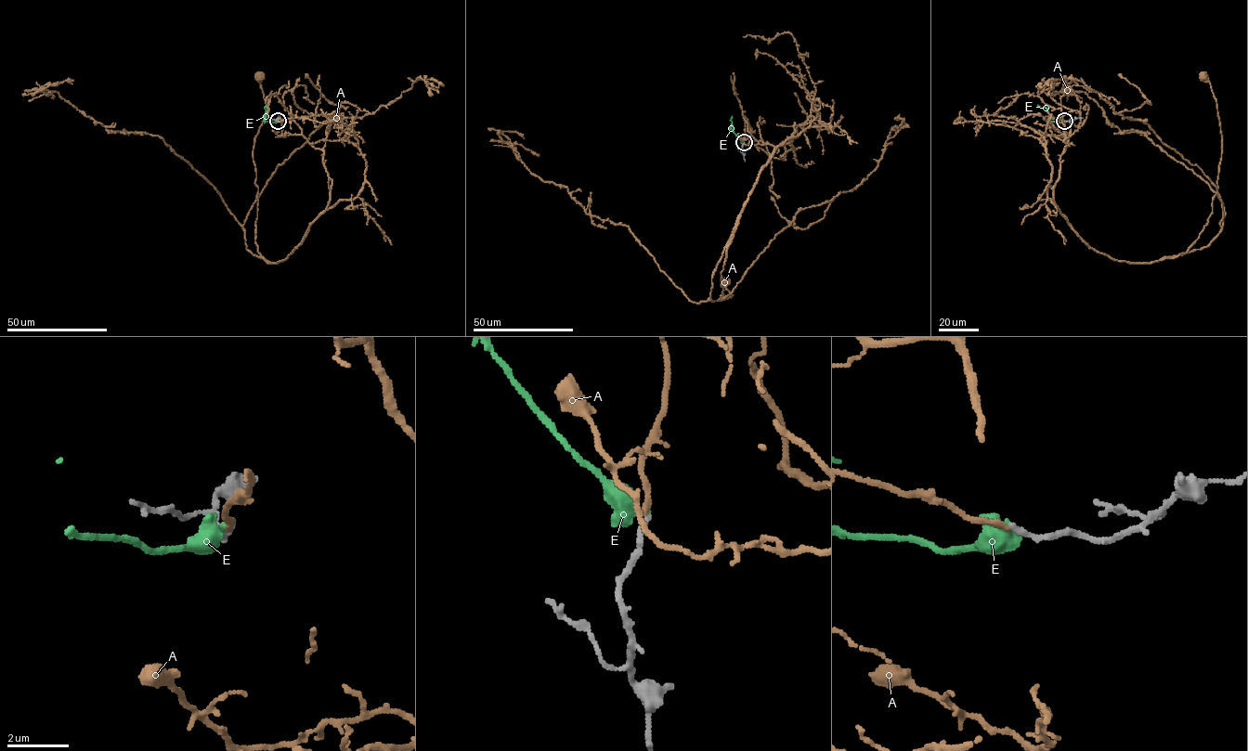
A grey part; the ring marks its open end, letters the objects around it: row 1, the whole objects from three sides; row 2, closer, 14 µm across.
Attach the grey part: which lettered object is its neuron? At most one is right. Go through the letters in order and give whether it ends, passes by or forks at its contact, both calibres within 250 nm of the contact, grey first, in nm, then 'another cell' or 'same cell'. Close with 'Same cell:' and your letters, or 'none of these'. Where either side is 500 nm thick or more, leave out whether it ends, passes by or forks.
A: it ends there; 180 nm thick on the grey side, 170 nm on the other; another cell
E: it passes by; 180 nm thick on the grey side, 360 nm on the other; another cell
Same cell: none of these

